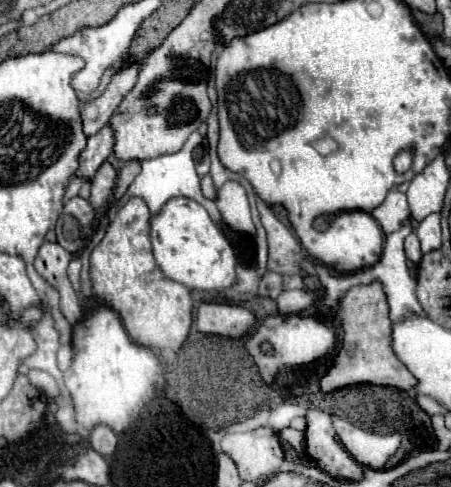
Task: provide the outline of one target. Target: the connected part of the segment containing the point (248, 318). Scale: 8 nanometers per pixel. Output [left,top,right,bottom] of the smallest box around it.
[198,302,254,338]

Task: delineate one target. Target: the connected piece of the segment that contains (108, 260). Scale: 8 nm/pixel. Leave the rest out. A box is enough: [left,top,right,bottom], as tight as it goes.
[90,198,192,350]

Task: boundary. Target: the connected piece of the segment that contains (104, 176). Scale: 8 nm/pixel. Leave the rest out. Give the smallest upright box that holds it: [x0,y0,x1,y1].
[90,162,116,210]

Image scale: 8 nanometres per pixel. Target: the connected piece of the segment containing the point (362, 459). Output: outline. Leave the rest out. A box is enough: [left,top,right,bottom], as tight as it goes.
[332,416,400,470]

